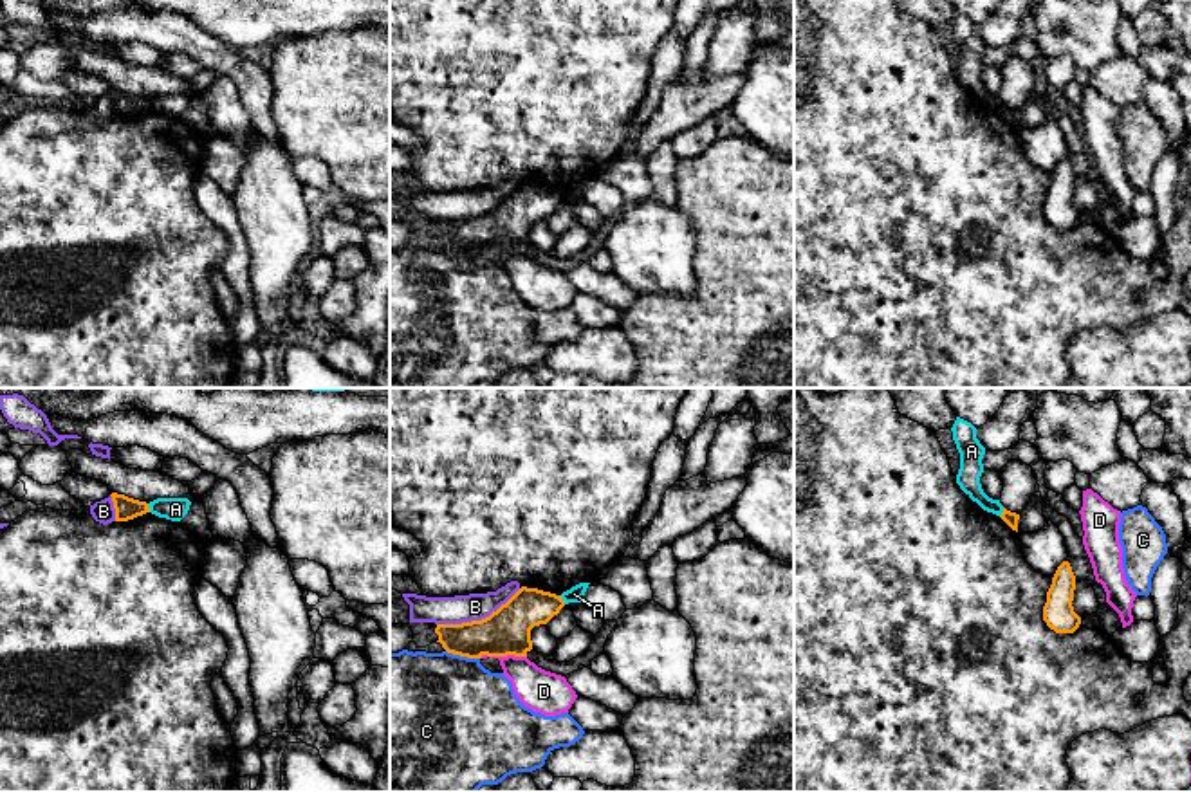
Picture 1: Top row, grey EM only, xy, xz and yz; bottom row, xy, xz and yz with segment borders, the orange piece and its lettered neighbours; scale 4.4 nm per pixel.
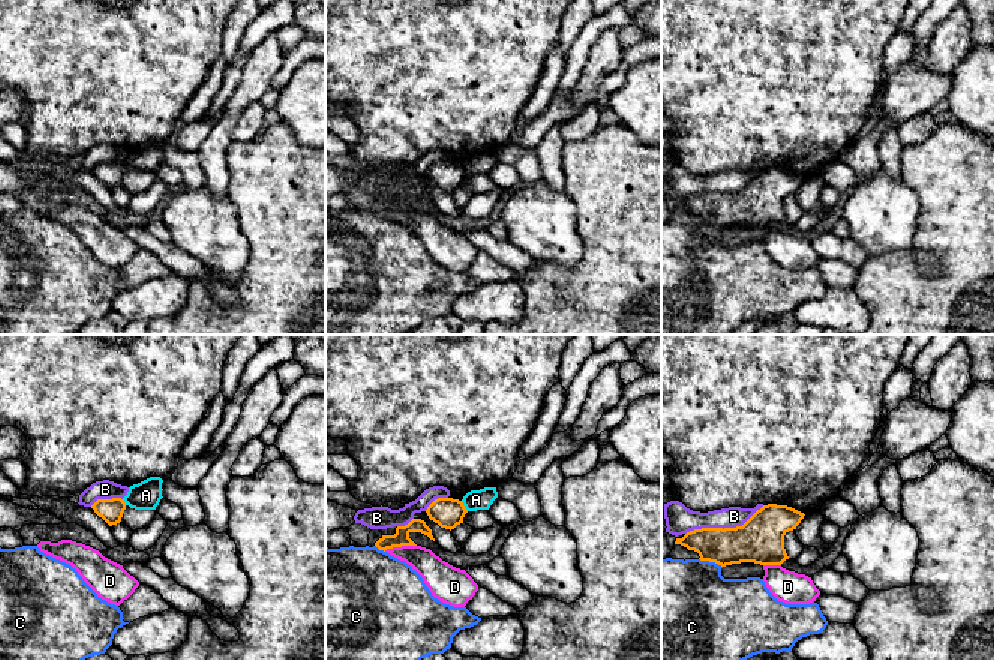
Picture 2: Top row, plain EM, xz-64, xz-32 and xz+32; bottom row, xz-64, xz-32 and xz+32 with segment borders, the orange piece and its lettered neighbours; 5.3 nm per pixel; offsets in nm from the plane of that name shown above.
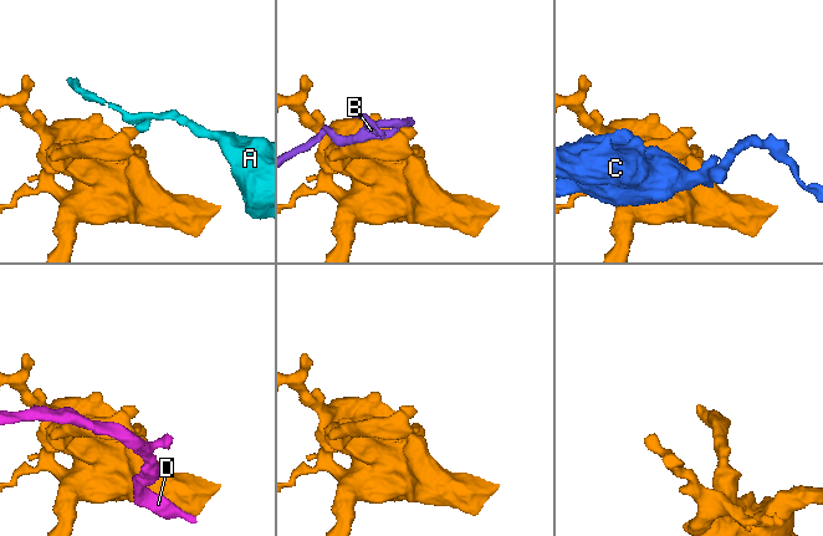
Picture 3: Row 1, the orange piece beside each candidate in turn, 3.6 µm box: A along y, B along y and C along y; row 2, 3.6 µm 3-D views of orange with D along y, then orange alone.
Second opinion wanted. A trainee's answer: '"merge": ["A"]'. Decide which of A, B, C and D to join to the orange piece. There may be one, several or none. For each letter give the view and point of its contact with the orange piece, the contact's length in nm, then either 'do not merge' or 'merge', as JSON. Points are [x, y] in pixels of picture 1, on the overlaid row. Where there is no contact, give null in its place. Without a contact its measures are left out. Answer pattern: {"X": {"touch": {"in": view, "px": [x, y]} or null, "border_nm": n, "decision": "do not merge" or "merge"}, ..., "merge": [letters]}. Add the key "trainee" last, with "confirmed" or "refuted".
{"A": {"touch": {"in": "yz", "px": [1002, 513]}, "border_nm": 50, "decision": "do not merge"}, "B": {"touch": {"in": "xz", "px": [479, 621]}, "border_nm": 400, "decision": "do not merge"}, "C": {"touch": {"in": "xz", "px": [462, 655]}, "border_nm": 160, "decision": "do not merge"}, "D": {"touch": {"in": "xz", "px": [504, 655]}, "border_nm": 200, "decision": "do not merge"}, "merge": [], "trainee": "refuted"}

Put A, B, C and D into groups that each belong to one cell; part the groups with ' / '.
A / B / C / D

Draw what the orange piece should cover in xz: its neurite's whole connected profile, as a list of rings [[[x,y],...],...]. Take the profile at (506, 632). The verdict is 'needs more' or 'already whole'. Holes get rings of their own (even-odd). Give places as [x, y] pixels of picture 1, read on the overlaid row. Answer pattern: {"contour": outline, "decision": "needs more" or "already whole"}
{"contour": [[[522,586],[505,604],[482,621],[437,624],[435,633],[448,653],[482,658],[527,657],[531,630],[547,624],[565,606],[561,595]]], "decision": "already whole"}

